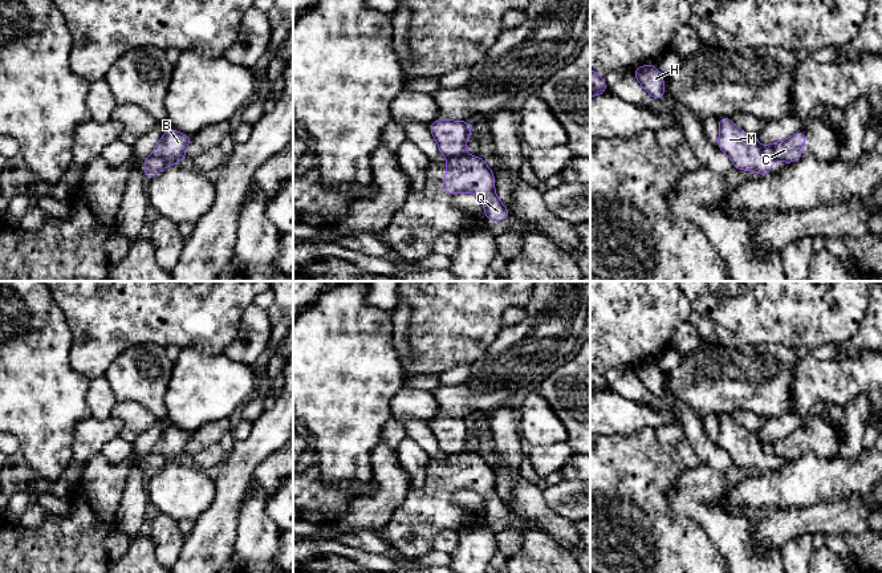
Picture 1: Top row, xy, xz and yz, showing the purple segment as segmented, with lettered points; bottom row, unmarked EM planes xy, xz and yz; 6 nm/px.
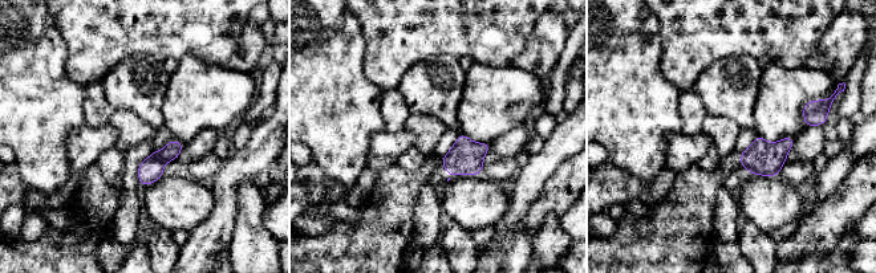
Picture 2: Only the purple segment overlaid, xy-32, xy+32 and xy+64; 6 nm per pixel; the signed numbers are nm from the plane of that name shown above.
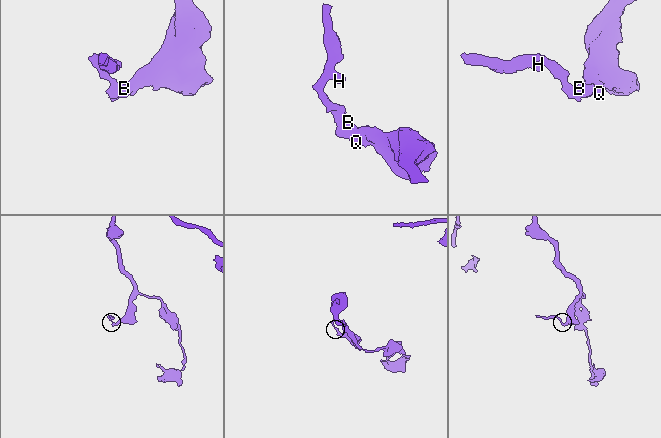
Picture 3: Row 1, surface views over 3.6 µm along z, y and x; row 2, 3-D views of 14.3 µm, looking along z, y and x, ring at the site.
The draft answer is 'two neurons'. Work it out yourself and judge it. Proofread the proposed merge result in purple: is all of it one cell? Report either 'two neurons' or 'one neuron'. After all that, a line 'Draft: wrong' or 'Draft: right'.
two neurons
Draft: right

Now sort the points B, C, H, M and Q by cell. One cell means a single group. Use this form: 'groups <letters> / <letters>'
groups B C Q / H M

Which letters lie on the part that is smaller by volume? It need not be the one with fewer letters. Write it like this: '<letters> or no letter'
H, M

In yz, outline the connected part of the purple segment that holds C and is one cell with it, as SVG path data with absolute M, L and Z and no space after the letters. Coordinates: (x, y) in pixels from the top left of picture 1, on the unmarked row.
M800 427L788 436L773 439L763 446L767 455L787 460L796 459L805 446L805 430Z

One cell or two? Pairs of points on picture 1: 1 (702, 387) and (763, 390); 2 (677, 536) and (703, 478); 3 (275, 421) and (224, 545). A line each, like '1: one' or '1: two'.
1: one
2: two
3: one

